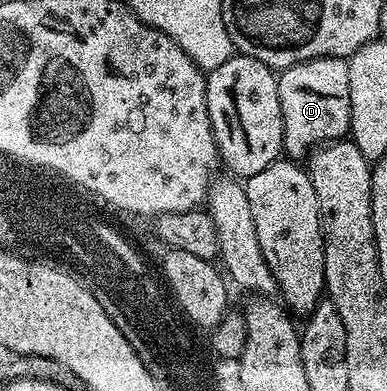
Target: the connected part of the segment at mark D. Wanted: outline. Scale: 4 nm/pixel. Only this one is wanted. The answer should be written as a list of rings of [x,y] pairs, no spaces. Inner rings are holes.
[[[314,58],[282,71],[278,80],[283,117],[283,154],[288,159],[306,159],[319,147],[348,137],[351,129],[351,105],[349,68],[344,59]]]

